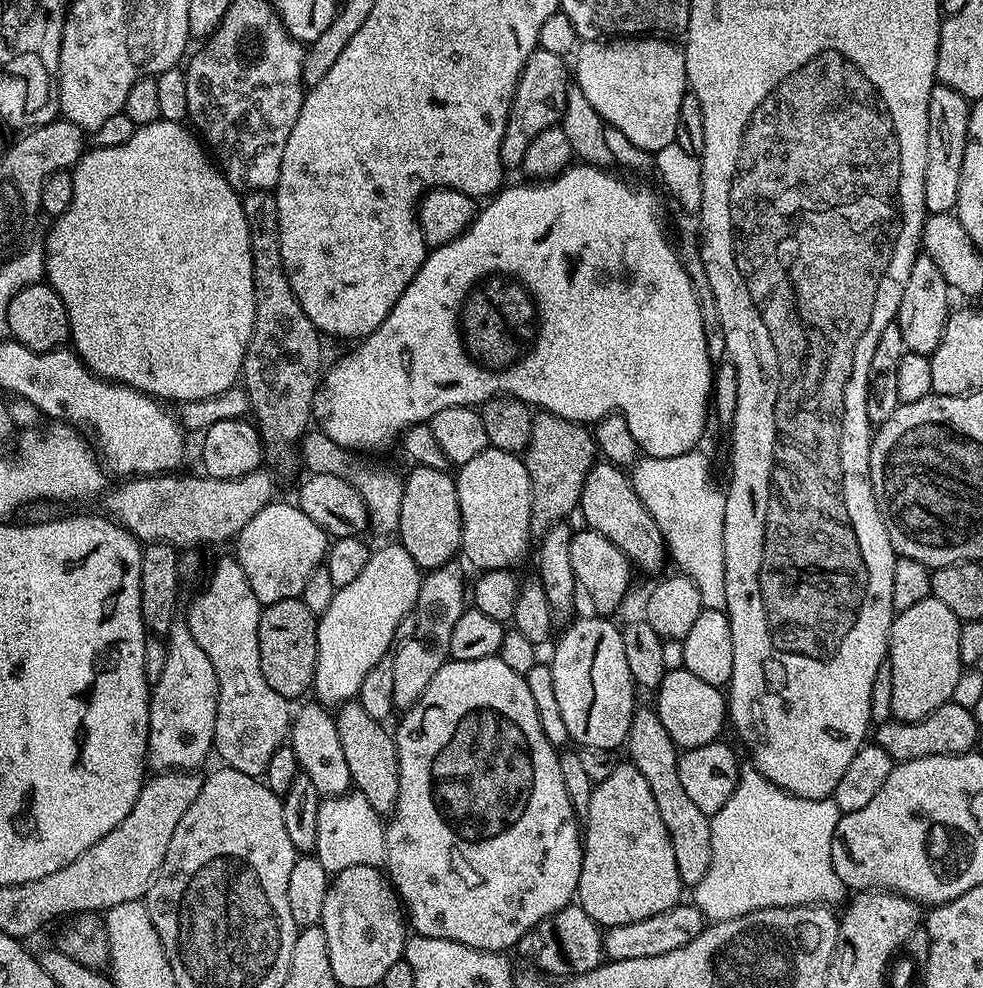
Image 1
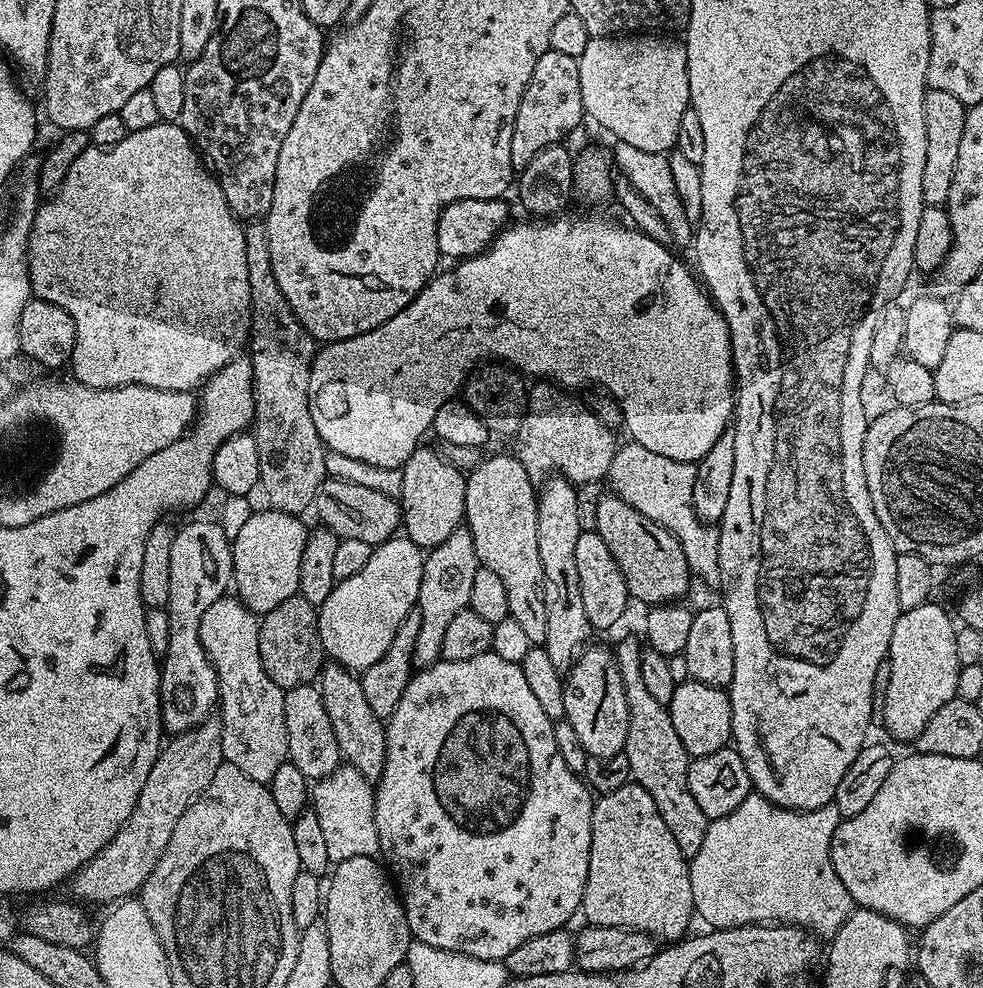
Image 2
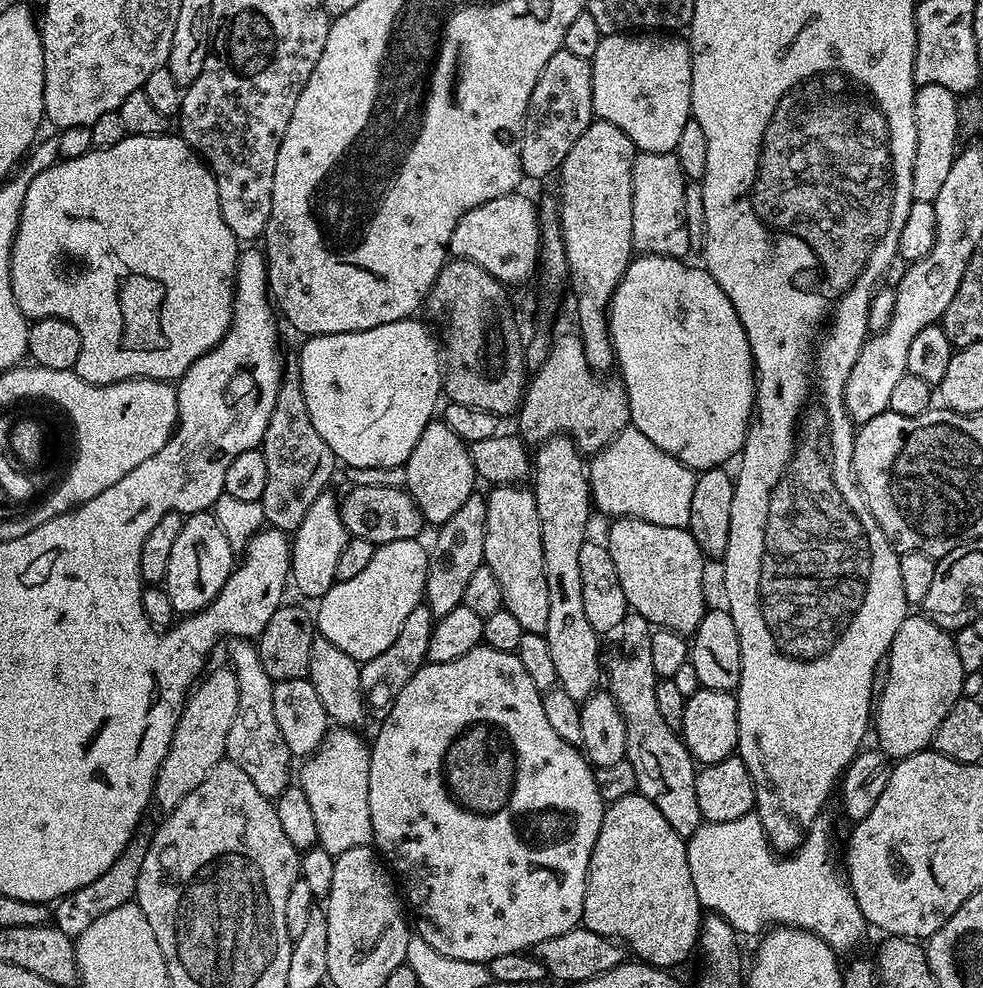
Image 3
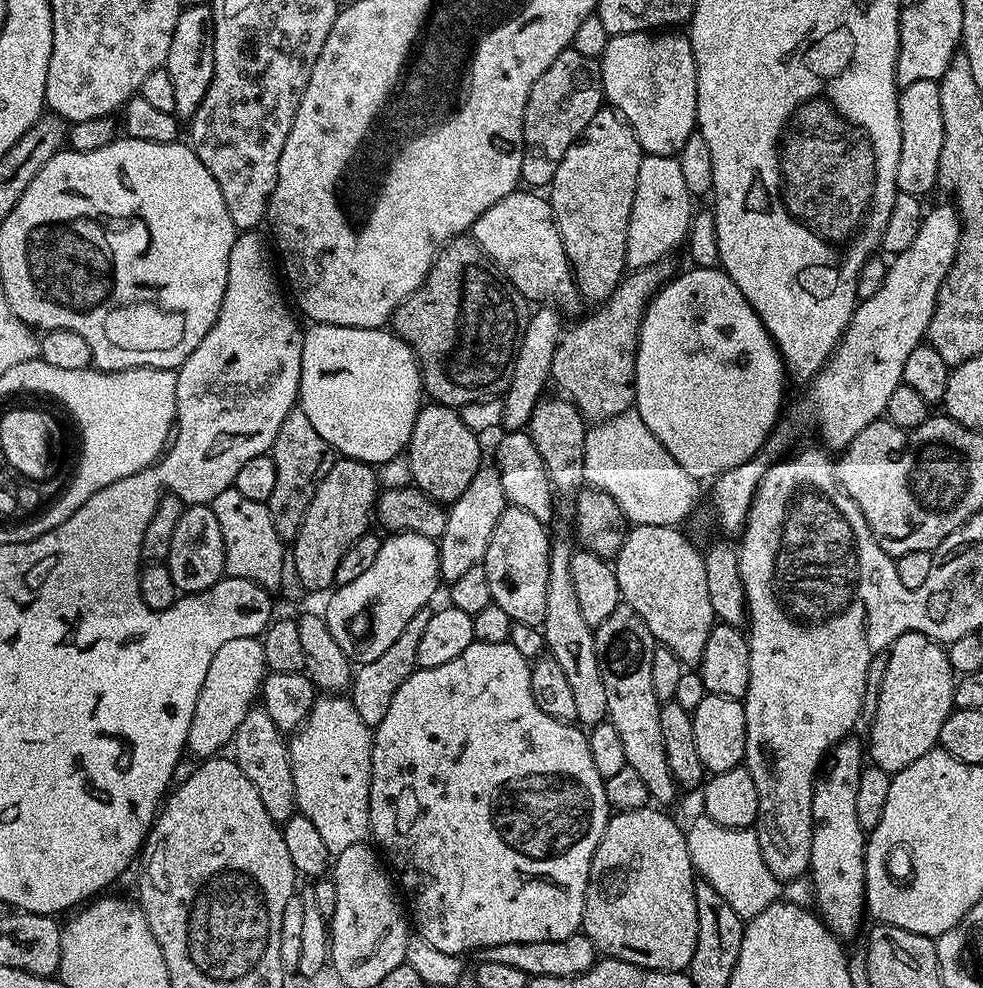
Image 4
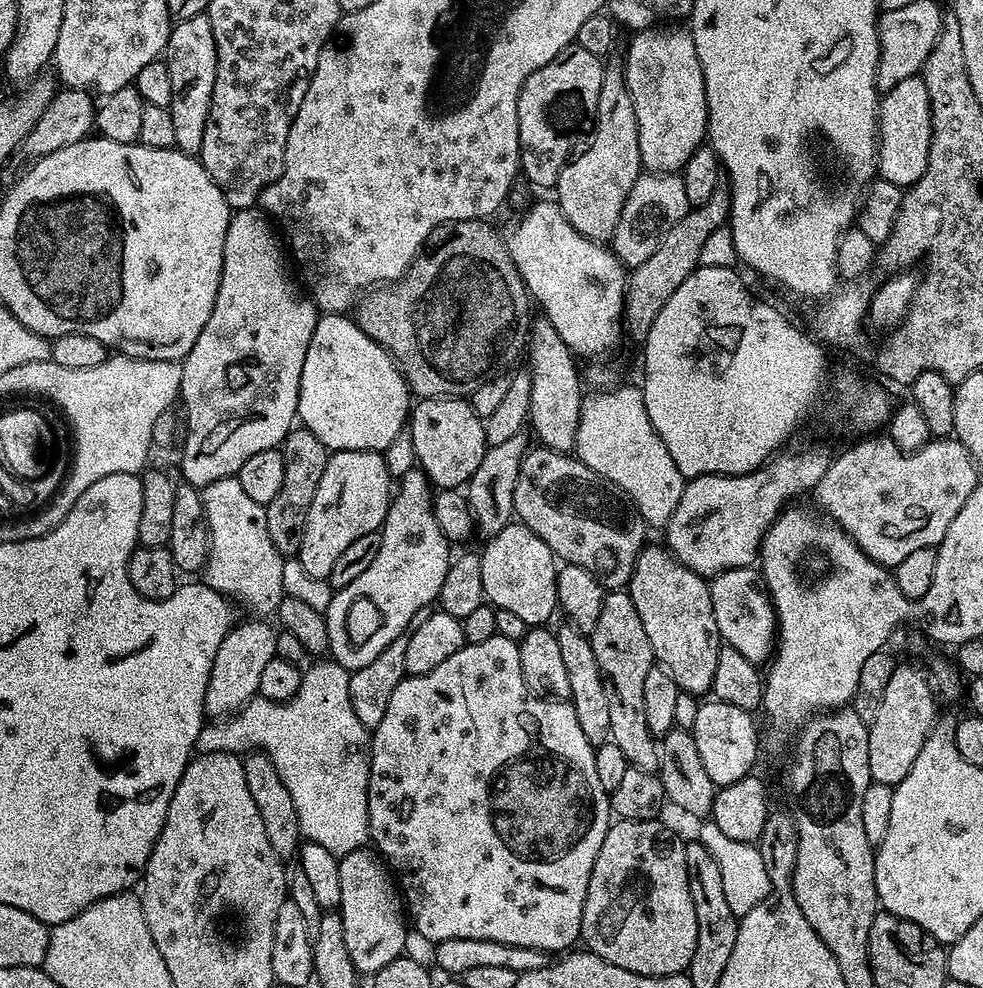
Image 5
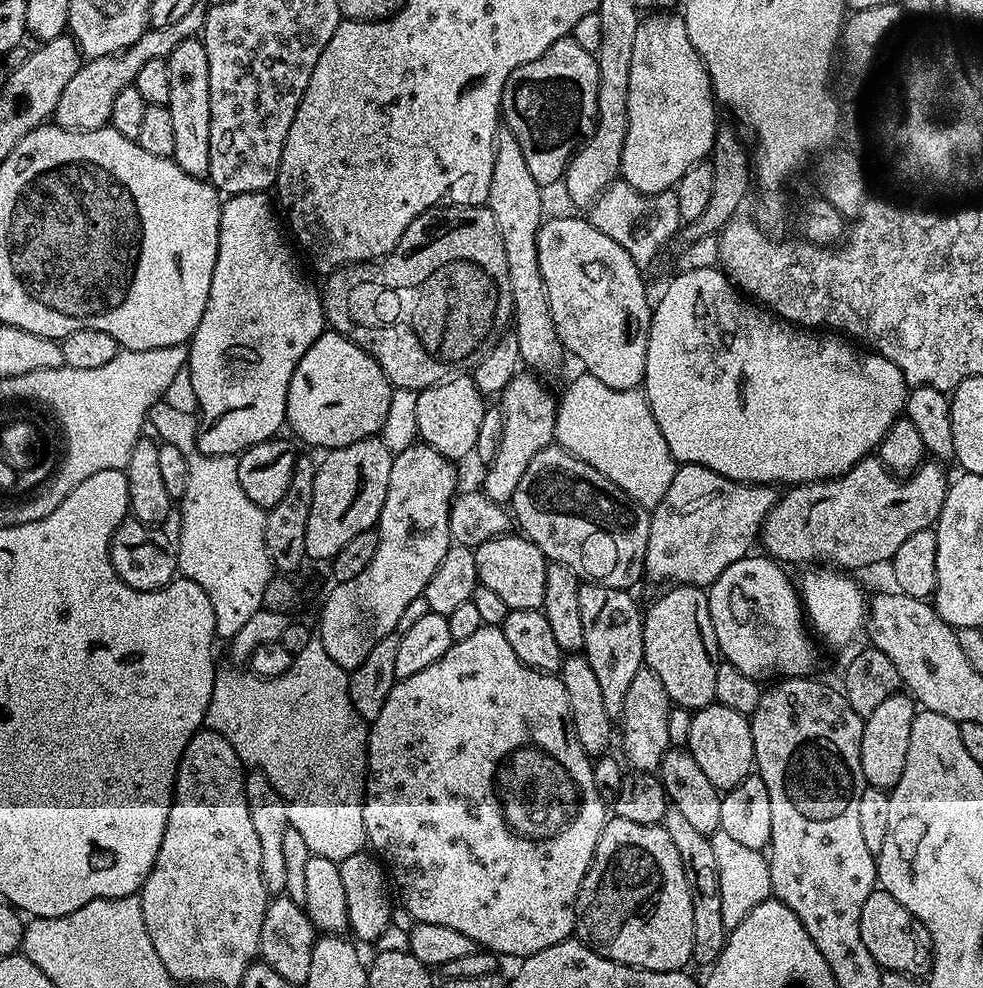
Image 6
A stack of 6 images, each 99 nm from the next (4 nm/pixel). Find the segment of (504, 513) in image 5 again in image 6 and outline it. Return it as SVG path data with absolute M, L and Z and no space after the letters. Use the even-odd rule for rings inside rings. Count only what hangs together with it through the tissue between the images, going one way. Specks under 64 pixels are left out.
M518 374L498 397L498 407L504 415L502 444L497 456L487 465L488 473L482 484L482 491L498 504L511 505L514 490L518 490L518 482L522 482L522 474L526 474L526 466L530 466L534 454L555 441L558 400L543 383L547 384L539 375Z

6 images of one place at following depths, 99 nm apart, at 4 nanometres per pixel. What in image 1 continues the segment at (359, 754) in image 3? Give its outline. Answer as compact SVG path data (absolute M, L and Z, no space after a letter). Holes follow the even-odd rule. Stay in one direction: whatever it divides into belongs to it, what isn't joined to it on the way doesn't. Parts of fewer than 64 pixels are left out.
M349 790L343 796L321 799L318 806L318 842L315 858L330 874L350 870L350 866L374 866L380 868L386 861L385 821L381 813L366 802L361 792Z

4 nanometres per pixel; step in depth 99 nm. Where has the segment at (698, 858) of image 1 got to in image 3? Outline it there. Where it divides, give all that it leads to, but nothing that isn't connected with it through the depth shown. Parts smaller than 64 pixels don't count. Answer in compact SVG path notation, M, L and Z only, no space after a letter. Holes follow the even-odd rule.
M629 611L626 618L622 618L622 622L618 622L618 626L614 626L614 630L610 630L606 634L606 639L602 644L602 651L600 653L600 666L603 675L606 677L607 691L611 692L613 698L616 699L617 706L620 707L620 713L624 719L626 726L626 759L630 762L630 766L634 766L634 778L636 779L636 792L644 796L650 802L654 802L654 806L658 806L658 810L662 810L662 818L666 818L666 822L670 822L670 826L679 836L685 838L694 834L694 830L698 830L702 823L702 817L698 810L698 794L696 793L696 774L698 771L697 765L694 763L688 748L684 745L681 733L675 728L666 726L666 722L662 718L662 714L658 710L658 698L656 697L656 681L658 679L654 666L650 662L650 638L652 637L654 628L648 623L646 618L642 618L642 614Z

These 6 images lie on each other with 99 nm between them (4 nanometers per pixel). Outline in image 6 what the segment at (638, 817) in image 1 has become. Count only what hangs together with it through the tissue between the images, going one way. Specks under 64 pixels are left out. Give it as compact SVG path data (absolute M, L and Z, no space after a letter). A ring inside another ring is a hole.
M617 815L605 819L592 865L576 899L576 911L579 939L614 962L647 972L678 972L689 967L696 945L694 902L678 849L659 824L642 826L642 822L626 822L626 818Z

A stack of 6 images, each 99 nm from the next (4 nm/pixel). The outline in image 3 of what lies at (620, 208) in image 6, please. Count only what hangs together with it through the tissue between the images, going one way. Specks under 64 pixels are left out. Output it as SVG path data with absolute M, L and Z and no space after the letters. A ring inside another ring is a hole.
M640 152L632 171L632 247L646 256L687 257L693 251L690 246L690 230L686 226L686 177L675 152Z

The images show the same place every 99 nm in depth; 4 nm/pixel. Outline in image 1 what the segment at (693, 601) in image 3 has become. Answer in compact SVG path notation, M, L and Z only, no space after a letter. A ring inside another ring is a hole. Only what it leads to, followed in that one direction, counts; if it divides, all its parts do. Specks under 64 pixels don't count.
M597 462L592 465L590 474L586 474L586 482L582 486L579 515L584 515L583 523L593 528L602 538L610 538L622 554L637 569L644 572L656 572L666 564L666 545L662 530L658 530L658 522L642 506L642 498L632 488L632 481L619 467L609 462Z

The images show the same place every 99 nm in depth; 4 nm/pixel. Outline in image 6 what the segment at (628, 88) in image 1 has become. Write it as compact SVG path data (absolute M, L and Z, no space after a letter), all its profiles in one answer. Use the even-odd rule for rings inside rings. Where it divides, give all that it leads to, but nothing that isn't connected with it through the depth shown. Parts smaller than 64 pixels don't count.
M656 10L651 14L645 15L638 26L638 34L634 38L634 54L630 58L630 94L628 95L628 129L626 130L626 142L624 143L623 162L621 164L622 179L630 186L634 186L634 190L638 190L642 194L650 194L656 192L667 192L675 189L676 184L682 178L682 174L686 174L686 170L690 170L690 166L701 163L711 153L712 143L716 137L718 127L718 119L716 120L716 108L718 109L718 101L712 95L712 83L708 77L708 71L704 65L704 59L698 54L698 50L694 50L694 42L690 42L690 34L686 34L686 22L683 15L676 14L668 10Z

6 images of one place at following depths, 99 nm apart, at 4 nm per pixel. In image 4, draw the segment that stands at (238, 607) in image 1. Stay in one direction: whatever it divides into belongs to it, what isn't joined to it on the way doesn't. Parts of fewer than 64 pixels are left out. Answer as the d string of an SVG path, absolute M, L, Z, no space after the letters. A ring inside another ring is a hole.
M254 706L242 718L242 726L238 726L236 739L230 745L234 753L236 765L254 782L258 790L258 798L262 798L262 806L266 806L266 814L277 824L283 826L291 816L297 815L296 791L294 790L294 774L288 757L288 740L280 731L270 714L262 706Z

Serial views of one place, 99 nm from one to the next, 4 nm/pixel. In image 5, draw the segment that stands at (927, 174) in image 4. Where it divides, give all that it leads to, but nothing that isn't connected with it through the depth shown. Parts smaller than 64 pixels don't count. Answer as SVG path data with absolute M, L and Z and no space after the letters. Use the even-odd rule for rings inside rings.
M917 74L898 82L894 90L883 93L878 121L878 176L907 190L922 178L928 165L932 141L930 94L923 75Z

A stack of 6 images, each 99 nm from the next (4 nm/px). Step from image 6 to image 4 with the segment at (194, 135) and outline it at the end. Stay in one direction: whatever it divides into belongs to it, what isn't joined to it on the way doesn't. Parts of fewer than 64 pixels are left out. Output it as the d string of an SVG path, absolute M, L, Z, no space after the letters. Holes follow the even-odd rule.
M207 3L192 4L181 11L174 26L174 38L170 38L168 63L170 82L174 82L175 113L181 121L191 121L192 115L202 106L206 90L214 74L214 42L212 41L212 10Z

